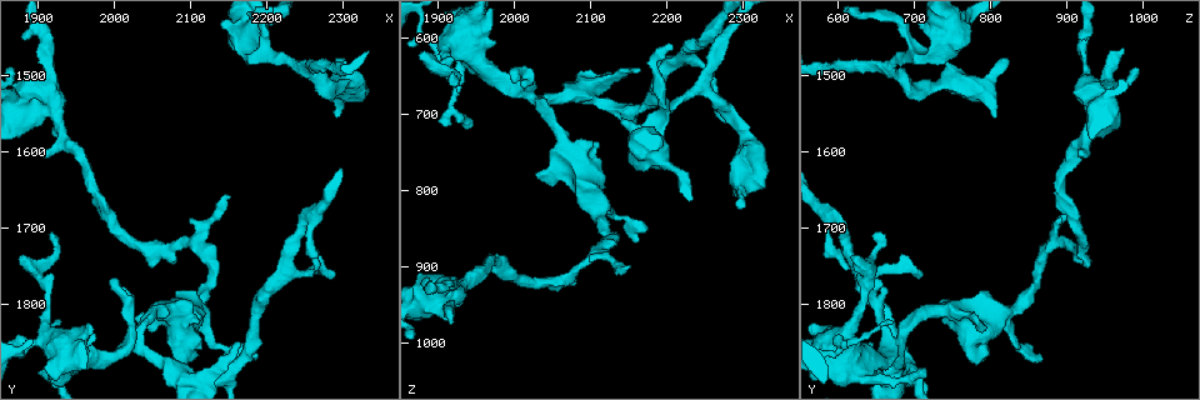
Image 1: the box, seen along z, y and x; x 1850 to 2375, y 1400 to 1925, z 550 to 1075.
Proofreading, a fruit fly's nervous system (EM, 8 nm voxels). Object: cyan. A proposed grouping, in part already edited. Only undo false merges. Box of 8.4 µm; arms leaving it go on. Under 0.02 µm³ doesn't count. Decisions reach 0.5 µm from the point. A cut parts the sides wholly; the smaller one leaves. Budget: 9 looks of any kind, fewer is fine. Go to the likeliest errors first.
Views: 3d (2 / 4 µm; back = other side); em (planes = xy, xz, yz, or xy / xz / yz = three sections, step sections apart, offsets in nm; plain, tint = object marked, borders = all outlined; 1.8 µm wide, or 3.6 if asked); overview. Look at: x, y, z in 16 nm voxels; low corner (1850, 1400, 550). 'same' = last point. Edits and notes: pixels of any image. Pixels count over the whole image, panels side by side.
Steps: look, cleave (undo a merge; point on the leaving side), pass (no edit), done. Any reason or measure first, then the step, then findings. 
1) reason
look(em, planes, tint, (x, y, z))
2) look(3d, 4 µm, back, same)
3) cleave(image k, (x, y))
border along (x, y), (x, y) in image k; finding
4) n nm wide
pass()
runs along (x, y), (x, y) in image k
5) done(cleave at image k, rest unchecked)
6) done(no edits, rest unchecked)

abrupt turn
look(3d, 4 µm, back, (1925, 1540, 935))

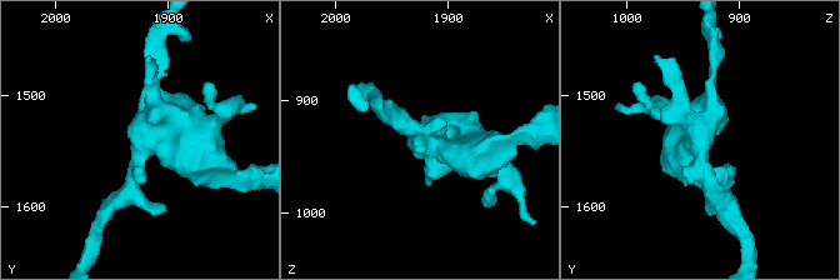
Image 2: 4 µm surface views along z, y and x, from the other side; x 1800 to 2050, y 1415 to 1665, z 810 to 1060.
look(em, planes, tint, (1926, 1542, 934))

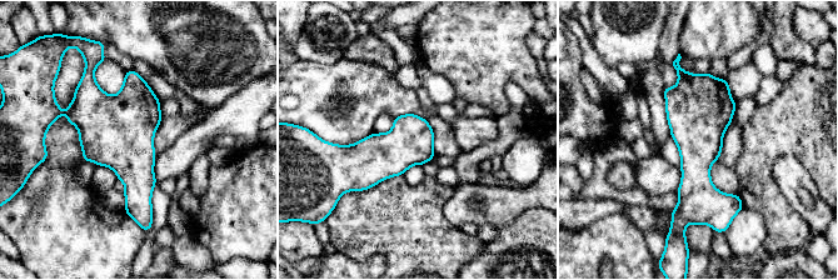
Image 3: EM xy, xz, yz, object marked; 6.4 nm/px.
300 nm wide
pass()
all the same cell

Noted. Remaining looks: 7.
four-way junction
look(em, planes, tint, (2025, 1850, 685))

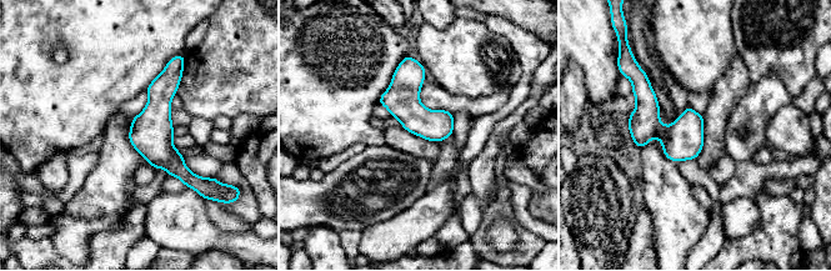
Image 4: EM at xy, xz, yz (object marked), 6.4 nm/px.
pass()
runs along (178, 68), (160, 150), (191, 184) in image 4; one cell here

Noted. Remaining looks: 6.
thick turns thin
look(em, planes, tint, (2295, 1515, 790))

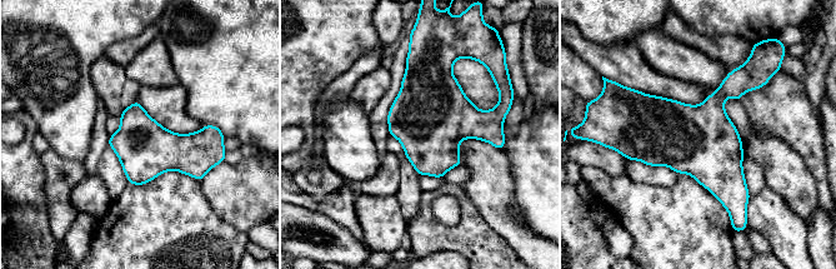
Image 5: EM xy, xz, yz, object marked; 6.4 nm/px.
pass()
all the same cell

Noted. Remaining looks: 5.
arms run side by side
look(em, yz, step 8, tint, (2085, 1815, 765))

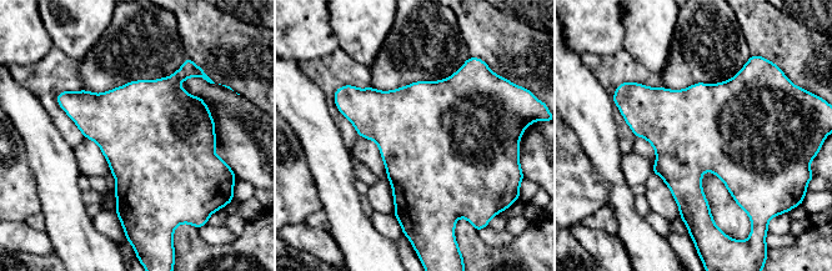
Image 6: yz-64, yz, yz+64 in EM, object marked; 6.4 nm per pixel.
look(em, planes, tint, same)

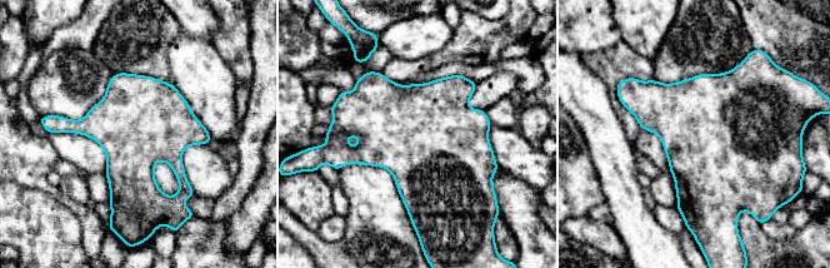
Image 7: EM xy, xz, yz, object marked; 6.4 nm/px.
550 nm wide
pass()
one cell here

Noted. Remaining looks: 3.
done(no edits, rest unchecked)

